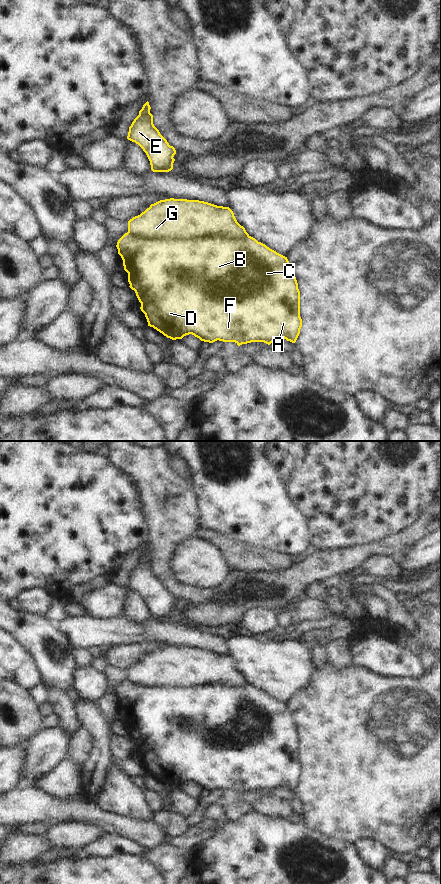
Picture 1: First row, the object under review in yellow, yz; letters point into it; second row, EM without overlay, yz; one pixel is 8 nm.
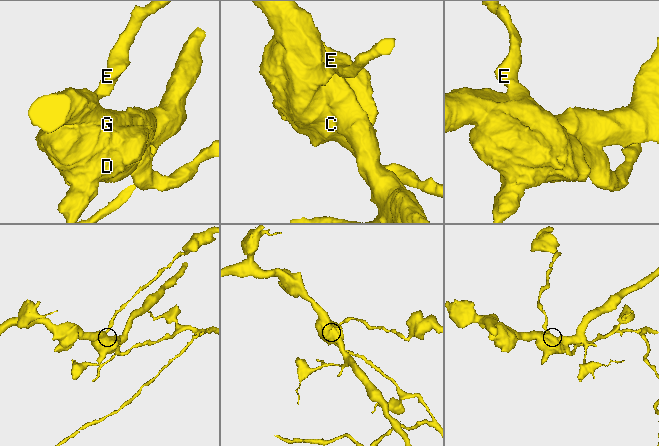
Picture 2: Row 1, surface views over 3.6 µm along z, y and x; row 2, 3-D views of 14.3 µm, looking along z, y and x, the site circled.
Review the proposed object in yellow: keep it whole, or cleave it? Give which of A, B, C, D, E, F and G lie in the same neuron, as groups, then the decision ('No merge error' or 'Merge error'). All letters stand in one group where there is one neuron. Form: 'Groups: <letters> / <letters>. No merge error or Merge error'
Groups: A B C D E F / G. Merge error

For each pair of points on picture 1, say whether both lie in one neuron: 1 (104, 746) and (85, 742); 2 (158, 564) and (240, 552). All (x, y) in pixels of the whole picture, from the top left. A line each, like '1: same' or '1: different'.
1: different
2: different

